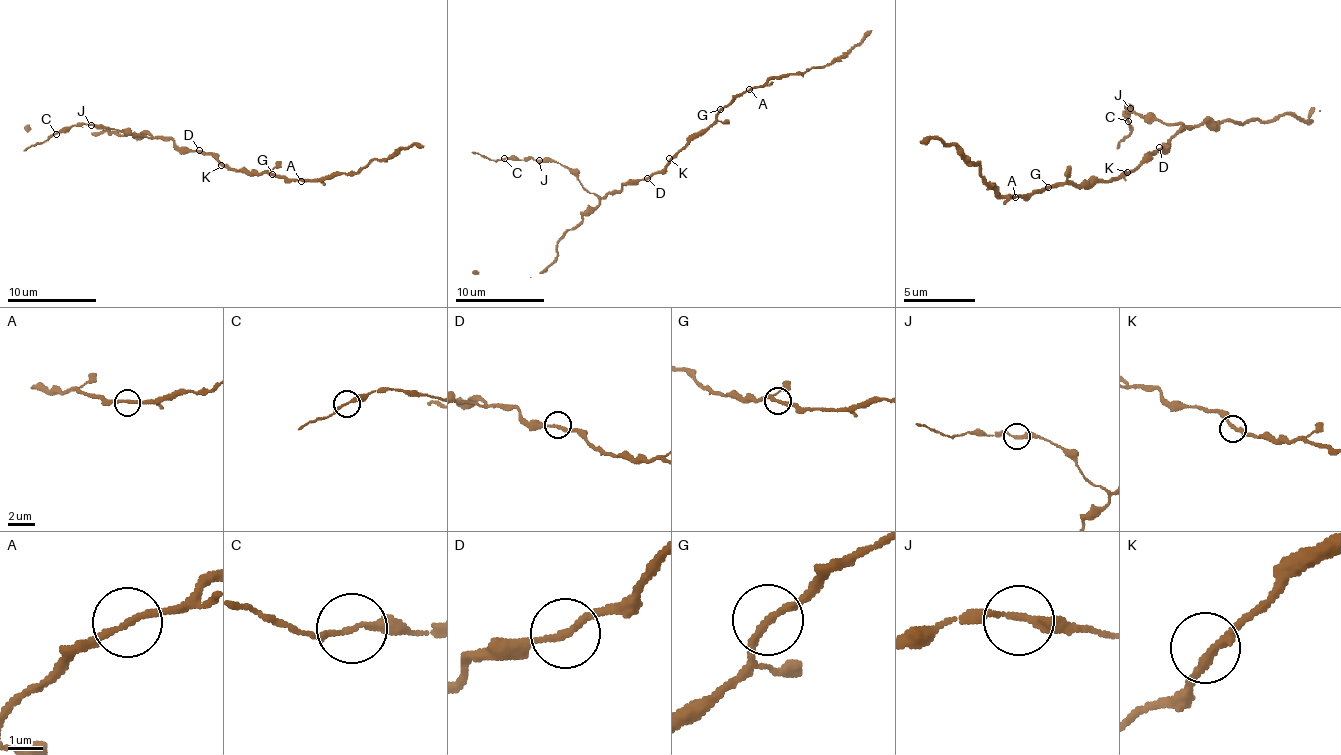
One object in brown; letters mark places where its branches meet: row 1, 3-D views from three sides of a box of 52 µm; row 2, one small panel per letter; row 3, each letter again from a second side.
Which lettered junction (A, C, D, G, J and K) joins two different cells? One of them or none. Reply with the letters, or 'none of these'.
none of these

